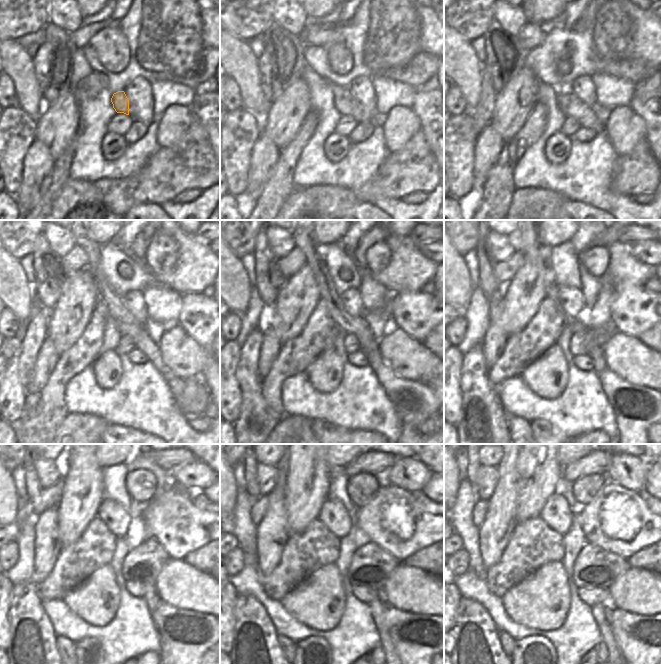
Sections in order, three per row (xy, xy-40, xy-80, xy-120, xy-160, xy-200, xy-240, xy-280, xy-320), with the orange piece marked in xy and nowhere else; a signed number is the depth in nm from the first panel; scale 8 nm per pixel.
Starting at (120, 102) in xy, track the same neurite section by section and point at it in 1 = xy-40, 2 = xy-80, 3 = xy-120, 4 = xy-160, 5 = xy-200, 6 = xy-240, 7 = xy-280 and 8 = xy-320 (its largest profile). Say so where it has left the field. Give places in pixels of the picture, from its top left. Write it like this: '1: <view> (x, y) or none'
1: xy-40 (345, 102)
2: xy-80 (567, 100)
3: xy-120 (127, 324)
4: xy-160 (413, 401)
5: xy-200 (636, 408)
6: xy-240 (188, 635)
7: xy-280 (416, 638)
8: xy-320 (643, 639)

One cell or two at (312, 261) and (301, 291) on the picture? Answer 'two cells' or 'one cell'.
two cells

